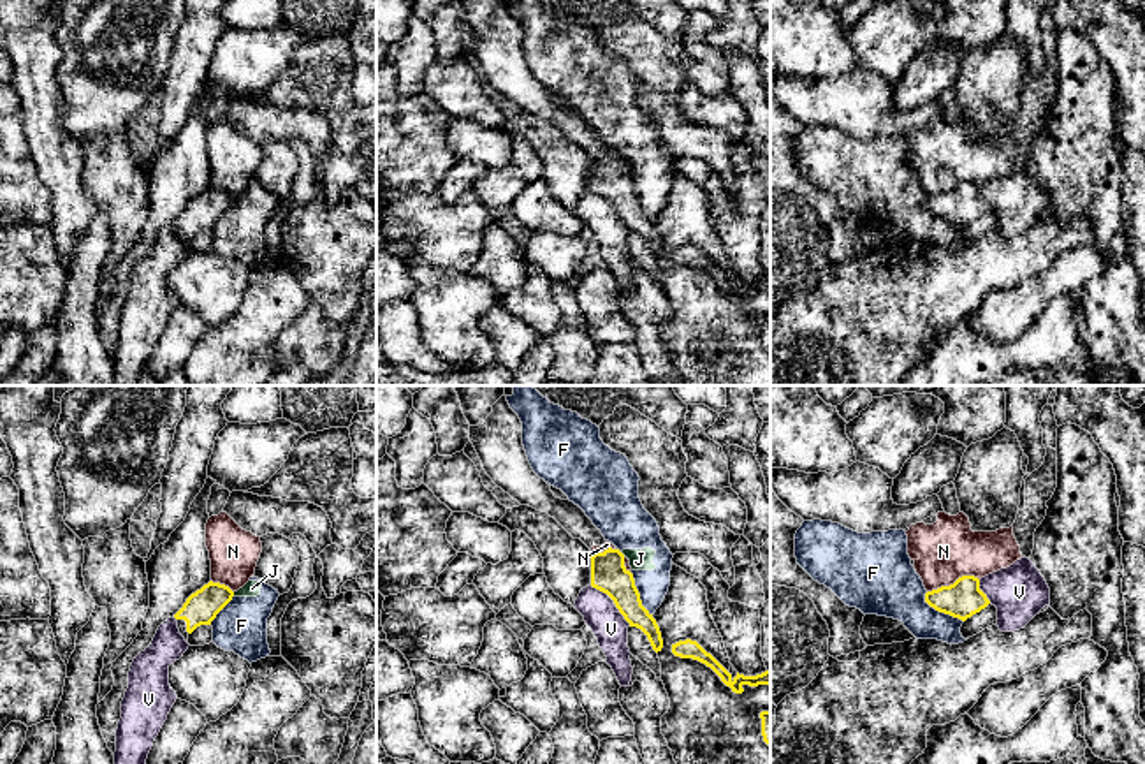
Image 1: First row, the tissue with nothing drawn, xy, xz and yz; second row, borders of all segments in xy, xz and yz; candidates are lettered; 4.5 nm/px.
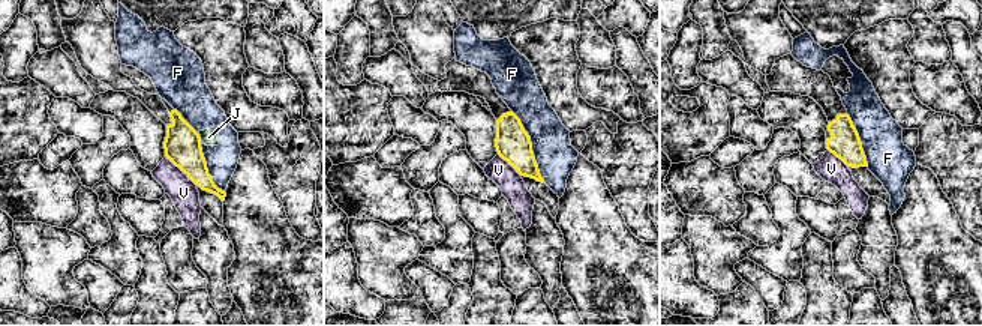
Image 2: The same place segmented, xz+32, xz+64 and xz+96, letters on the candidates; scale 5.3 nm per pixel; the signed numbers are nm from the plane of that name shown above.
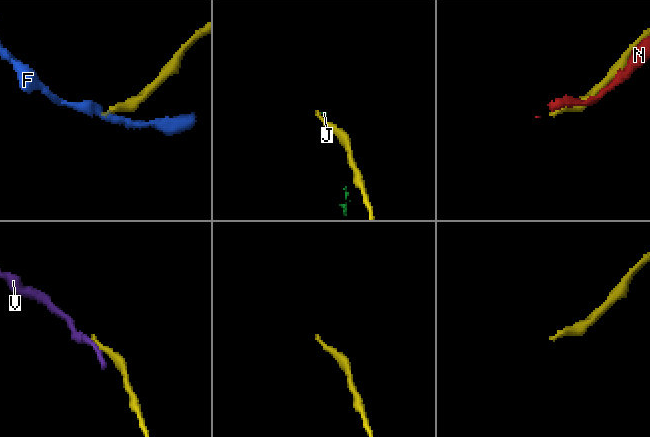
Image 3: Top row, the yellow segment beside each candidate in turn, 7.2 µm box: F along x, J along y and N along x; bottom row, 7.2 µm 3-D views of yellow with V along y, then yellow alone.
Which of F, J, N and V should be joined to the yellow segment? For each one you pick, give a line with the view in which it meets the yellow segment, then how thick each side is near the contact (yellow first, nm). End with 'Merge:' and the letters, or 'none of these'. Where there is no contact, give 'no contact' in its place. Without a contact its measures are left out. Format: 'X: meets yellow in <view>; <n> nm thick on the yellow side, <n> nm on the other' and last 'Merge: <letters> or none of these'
Merge: none of these

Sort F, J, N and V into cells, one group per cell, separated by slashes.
F J / N / V

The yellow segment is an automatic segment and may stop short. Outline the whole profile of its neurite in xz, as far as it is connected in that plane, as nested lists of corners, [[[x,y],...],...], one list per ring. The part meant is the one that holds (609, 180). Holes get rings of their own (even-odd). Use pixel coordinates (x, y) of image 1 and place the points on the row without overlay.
[[[605,155],[591,162],[591,192],[607,199],[630,232],[640,234],[653,255],[663,253],[660,232],[653,220],[642,211],[633,180],[624,173],[624,160],[619,155]]]

